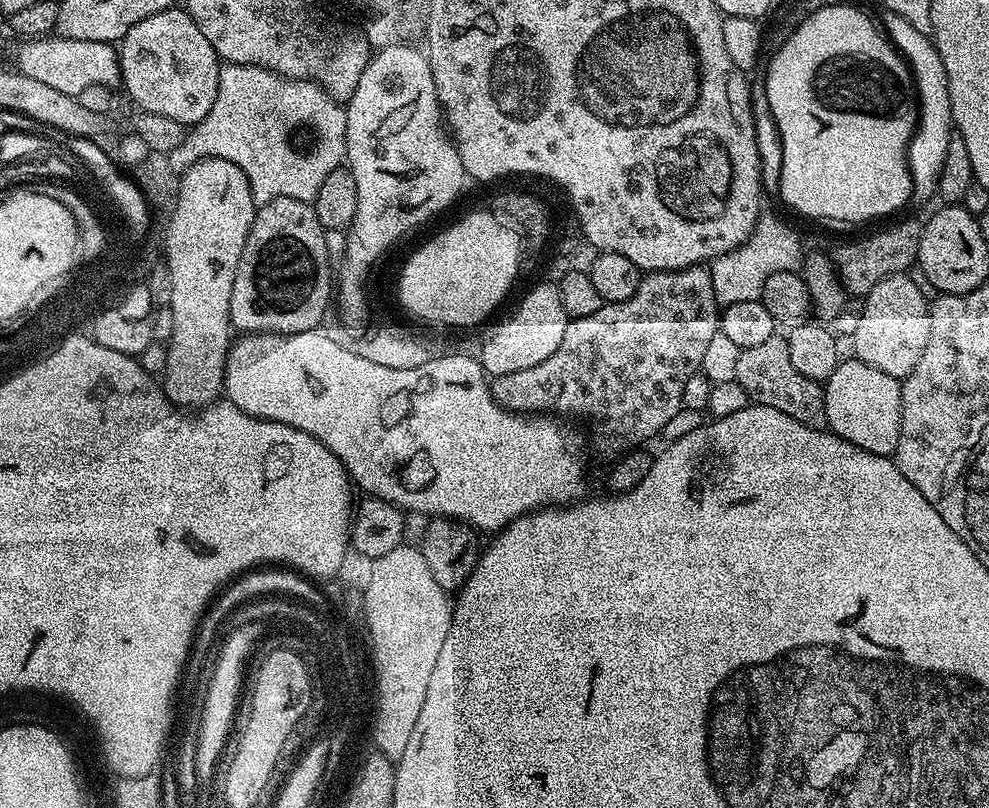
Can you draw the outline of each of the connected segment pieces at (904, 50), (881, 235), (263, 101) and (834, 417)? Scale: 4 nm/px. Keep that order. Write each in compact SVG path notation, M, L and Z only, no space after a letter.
M885 11L882 28L892 47L904 57L912 74L918 97L918 123L912 141L908 143L908 169L912 179L912 200L933 199L936 196L938 178L942 174L942 162L946 158L946 142L954 135L952 103L948 93L946 70L935 43L925 33L914 30L906 18Z
M904 220L901 224L892 224L865 240L852 240L849 244L841 246L834 252L834 263L836 275L840 278L840 285L844 287L845 293L852 292L857 298L868 295L878 282L882 282L891 276L898 276L909 271L908 267L917 263L916 255L920 245L921 221Z
M225 63L218 78L218 98L214 98L210 114L206 114L206 118L202 118L202 122L185 135L177 148L167 153L167 167L182 174L194 166L194 162L205 160L208 156L226 158L226 162L234 162L234 166L246 174L246 182L250 182L250 194L258 206L274 198L315 200L318 186L326 182L326 174L345 163L348 155L346 134L340 134L340 148L334 146L334 150L324 152L324 160L290 160L292 152L288 152L289 146L286 146L284 138L276 140L274 124L266 126L262 118L264 114L258 114L262 110L270 110L272 102L268 102L268 84L286 81L288 77L253 64Z
M844 358L823 385L831 432L870 454L891 457L900 437L901 381L890 374L882 374L882 370L874 370L874 366L866 362Z

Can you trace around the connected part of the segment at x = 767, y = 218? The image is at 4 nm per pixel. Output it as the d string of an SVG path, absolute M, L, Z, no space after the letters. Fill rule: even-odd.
M768 213L761 215L752 236L742 247L717 257L711 263L711 281L717 303L726 306L759 299L766 279L771 274L797 269L803 254L797 234L786 223Z

